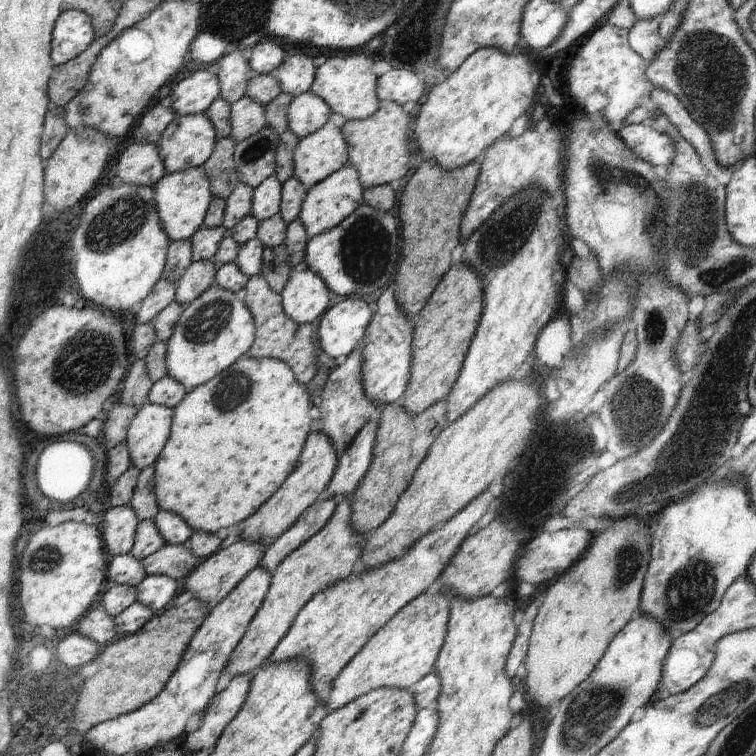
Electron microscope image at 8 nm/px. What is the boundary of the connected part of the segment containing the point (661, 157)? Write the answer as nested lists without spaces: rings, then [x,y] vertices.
[[[631,124],[616,132],[616,136],[642,160],[652,165],[662,165],[668,168],[674,160],[674,142],[668,134],[658,132],[651,124]]]

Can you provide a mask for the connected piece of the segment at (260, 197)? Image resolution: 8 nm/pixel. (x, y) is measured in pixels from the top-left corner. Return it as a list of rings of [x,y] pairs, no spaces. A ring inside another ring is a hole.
[[[273,175],[254,189],[251,216],[254,216],[259,222],[263,222],[279,214],[282,200],[282,185],[280,180]]]

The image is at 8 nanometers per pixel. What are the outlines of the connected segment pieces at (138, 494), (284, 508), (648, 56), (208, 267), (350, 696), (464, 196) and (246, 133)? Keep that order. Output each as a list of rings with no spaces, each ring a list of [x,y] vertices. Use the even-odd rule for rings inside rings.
[[[152,464],[140,472],[129,504],[140,521],[153,519],[160,510],[155,495],[154,480],[156,480],[156,468]]]
[[[319,431],[310,433],[306,438],[296,469],[267,501],[264,501],[264,504],[252,513],[252,516],[238,525],[239,536],[242,540],[268,547],[267,542],[285,533],[309,506],[321,499],[321,494],[332,481],[338,462],[336,448],[330,436]]]
[[[637,20],[635,26],[628,31],[629,46],[646,62],[652,62],[664,48],[665,42],[659,34],[659,22],[654,20]]]
[[[193,261],[176,283],[175,302],[186,306],[196,300],[215,282],[216,272],[216,266],[213,266],[212,262]]]
[[[442,591],[422,593],[400,610],[370,641],[342,668],[336,678],[327,707],[330,712],[343,708],[378,688],[410,689],[428,674],[435,673],[437,657],[447,635],[451,600]]]
[[[486,149],[472,162],[452,170],[441,168],[433,159],[427,160],[412,174],[400,196],[398,218],[402,257],[391,287],[398,306],[412,319],[424,309],[428,298],[456,260],[456,253],[461,248],[461,221],[475,192],[485,156]]]
[[[244,96],[241,100],[232,104],[231,138],[237,144],[267,127],[266,106],[252,100],[250,96]]]

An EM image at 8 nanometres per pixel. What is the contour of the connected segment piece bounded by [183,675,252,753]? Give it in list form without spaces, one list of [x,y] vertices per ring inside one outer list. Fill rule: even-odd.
[[[238,675],[230,680],[228,686],[218,693],[218,702],[210,702],[205,708],[204,723],[194,732],[184,734],[183,740],[192,752],[212,748],[238,714],[249,692],[252,675]]]

